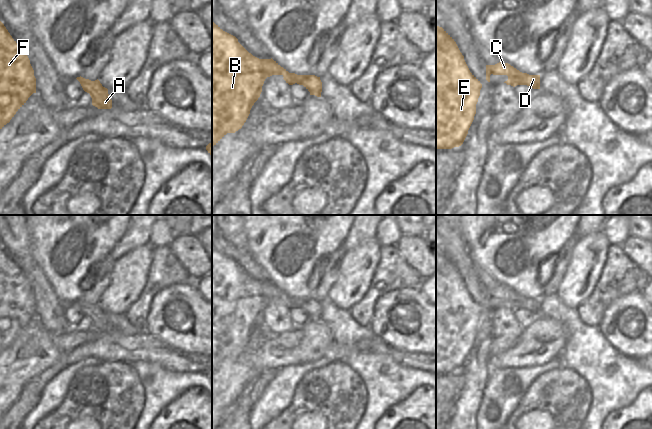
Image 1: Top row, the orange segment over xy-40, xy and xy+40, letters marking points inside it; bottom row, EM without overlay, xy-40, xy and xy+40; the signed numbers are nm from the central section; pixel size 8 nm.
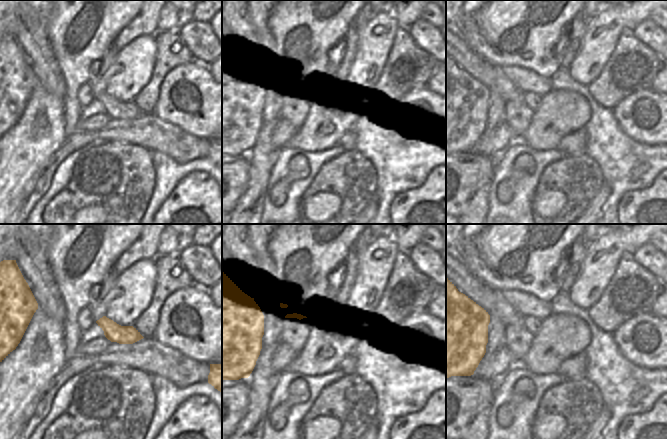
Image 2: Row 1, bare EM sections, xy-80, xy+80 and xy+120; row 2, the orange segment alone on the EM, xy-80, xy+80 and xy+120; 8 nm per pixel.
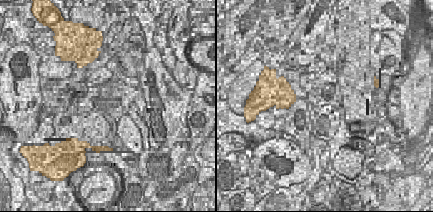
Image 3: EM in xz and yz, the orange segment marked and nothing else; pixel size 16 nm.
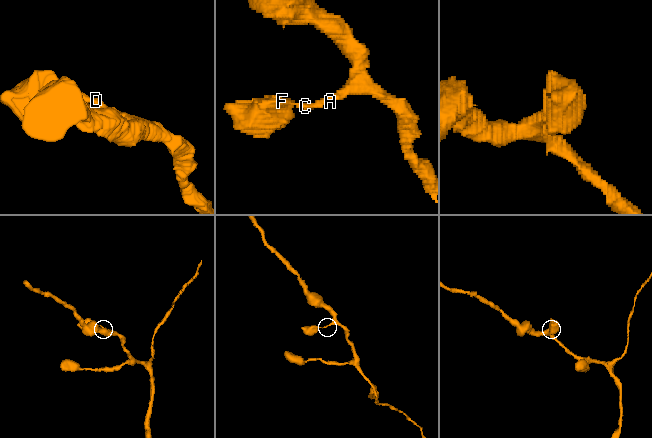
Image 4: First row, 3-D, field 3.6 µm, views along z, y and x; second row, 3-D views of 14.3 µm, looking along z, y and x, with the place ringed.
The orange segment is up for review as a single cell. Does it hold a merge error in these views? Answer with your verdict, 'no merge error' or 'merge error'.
no merge error

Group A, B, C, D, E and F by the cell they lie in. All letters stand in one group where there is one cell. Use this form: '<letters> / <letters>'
A B C D E F

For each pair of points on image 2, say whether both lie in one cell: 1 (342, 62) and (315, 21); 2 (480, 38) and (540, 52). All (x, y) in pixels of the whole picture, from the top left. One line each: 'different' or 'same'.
1: different
2: same

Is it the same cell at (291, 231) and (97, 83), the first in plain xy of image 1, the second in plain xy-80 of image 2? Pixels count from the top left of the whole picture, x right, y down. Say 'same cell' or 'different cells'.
different cells

